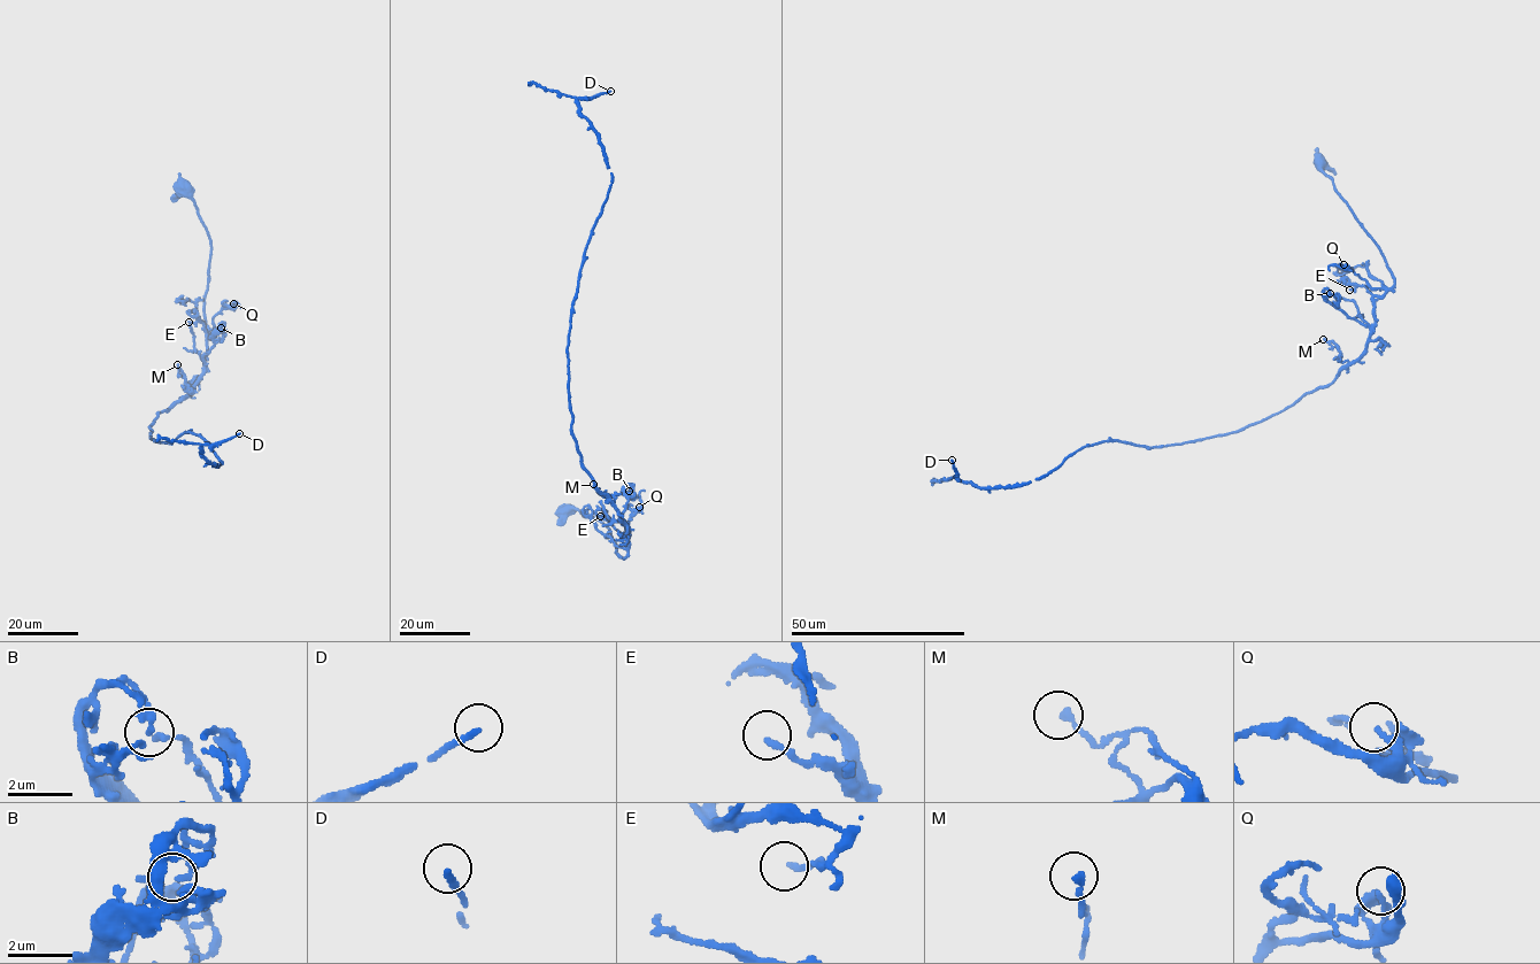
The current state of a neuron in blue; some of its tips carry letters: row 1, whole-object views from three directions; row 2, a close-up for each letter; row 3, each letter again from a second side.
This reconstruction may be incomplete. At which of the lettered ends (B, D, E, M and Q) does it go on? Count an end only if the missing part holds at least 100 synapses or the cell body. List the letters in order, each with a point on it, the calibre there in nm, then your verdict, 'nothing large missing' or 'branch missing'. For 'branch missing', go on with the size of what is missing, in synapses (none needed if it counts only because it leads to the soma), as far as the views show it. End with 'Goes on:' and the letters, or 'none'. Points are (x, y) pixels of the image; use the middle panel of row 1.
B: place (629, 491); calibre 140 nm; nothing large missing
D: place (610, 91); calibre 200 nm; branch missing; 500 synapses
E: place (600, 516); calibre 180 nm; nothing large missing
M: place (593, 484); calibre 190 nm; nothing large missing
Q: place (639, 507); calibre 150 nm; nothing large missing
Goes on: D

